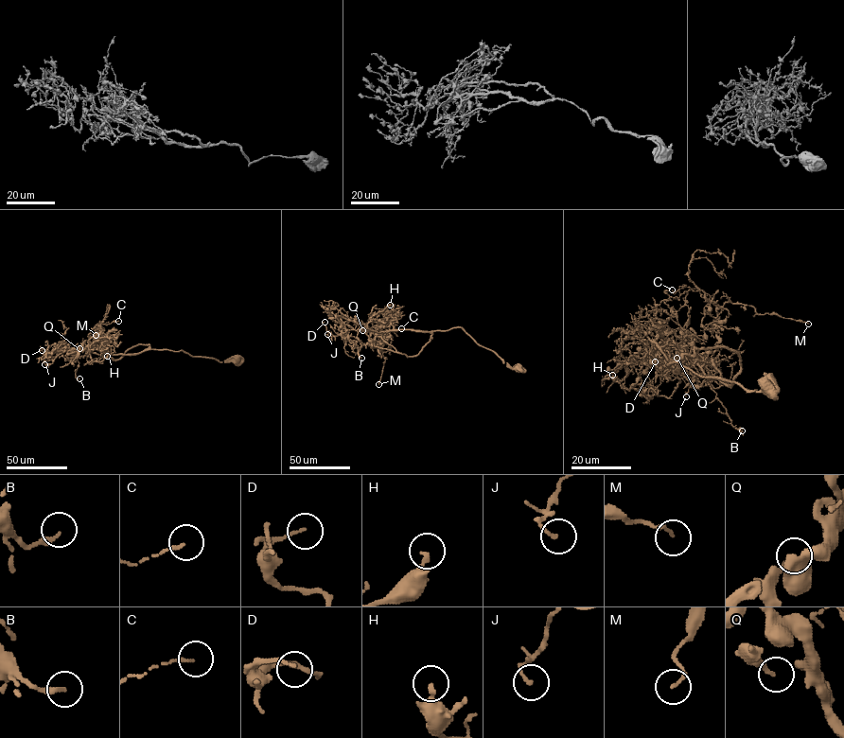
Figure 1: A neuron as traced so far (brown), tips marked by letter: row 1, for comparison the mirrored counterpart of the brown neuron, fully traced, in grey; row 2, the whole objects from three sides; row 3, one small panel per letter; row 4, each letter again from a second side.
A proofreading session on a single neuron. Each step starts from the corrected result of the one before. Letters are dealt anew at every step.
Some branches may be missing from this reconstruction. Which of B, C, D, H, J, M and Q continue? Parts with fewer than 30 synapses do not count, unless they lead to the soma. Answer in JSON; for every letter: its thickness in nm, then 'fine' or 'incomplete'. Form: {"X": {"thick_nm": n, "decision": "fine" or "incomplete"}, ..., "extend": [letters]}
{"B": {"thick_nm": 200, "decision": "fine"}, "C": {"thick_nm": 110, "decision": "fine"}, "D": {"thick_nm": 120, "decision": "fine"}, "H": {"thick_nm": 240, "decision": "fine"}, "J": {"thick_nm": 120, "decision": "fine"}, "M": {"thick_nm": 120, "decision": "fine"}, "Q": {"thick_nm": 160, "decision": "fine"}, "extend": []}

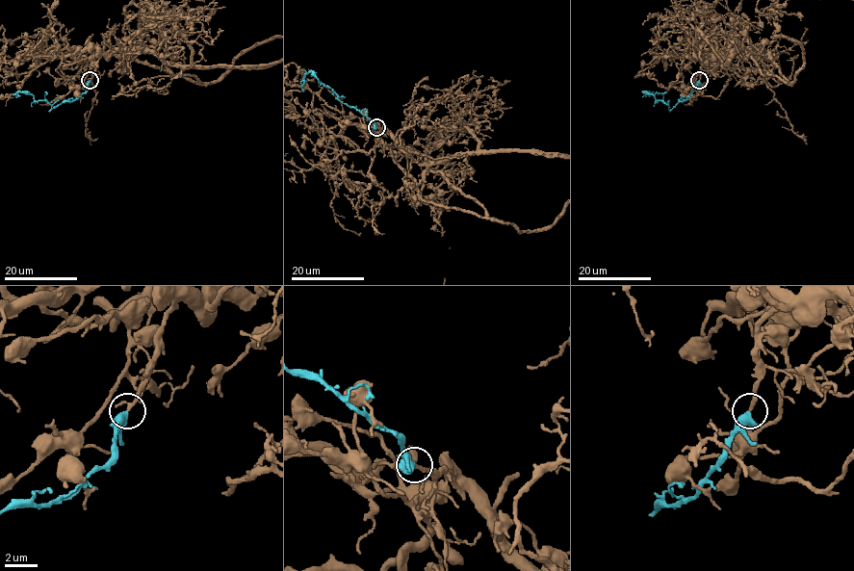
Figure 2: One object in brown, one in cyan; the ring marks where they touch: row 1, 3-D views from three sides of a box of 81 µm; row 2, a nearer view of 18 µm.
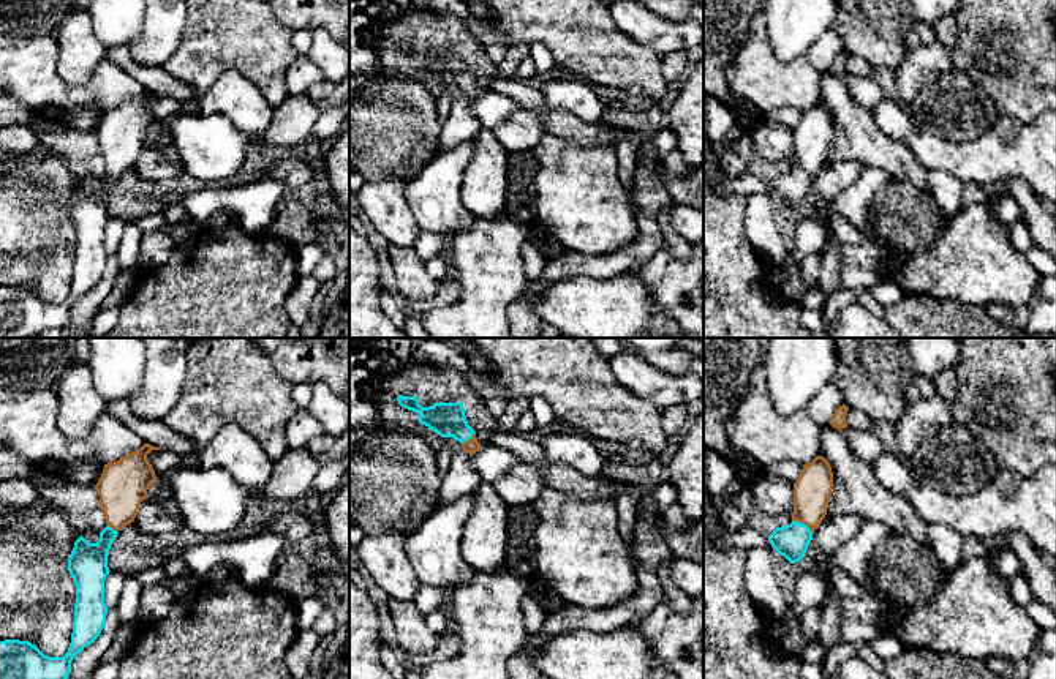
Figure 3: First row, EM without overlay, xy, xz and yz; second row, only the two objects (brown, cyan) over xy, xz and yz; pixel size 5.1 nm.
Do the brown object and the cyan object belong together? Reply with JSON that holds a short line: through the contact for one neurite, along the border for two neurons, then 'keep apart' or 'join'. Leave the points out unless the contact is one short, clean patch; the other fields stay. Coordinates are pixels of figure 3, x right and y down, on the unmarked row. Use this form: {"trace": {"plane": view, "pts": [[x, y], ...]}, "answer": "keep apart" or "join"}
{"trace": {"plane": "yz", "pts": [[813, 135], [810, 157], [803, 169], [791, 187]]}, "answer": "join"}

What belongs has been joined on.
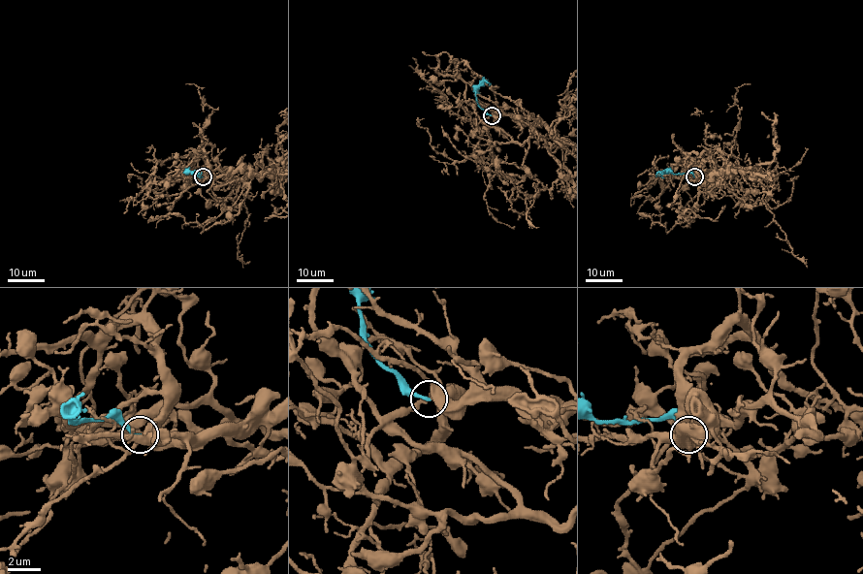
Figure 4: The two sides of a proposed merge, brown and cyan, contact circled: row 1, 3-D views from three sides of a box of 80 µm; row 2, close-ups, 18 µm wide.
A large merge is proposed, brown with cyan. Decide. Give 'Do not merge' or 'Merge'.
Merge

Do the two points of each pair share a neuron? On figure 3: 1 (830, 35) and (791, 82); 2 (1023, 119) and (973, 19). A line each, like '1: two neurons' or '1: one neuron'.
1: two neurons
2: one neuron

